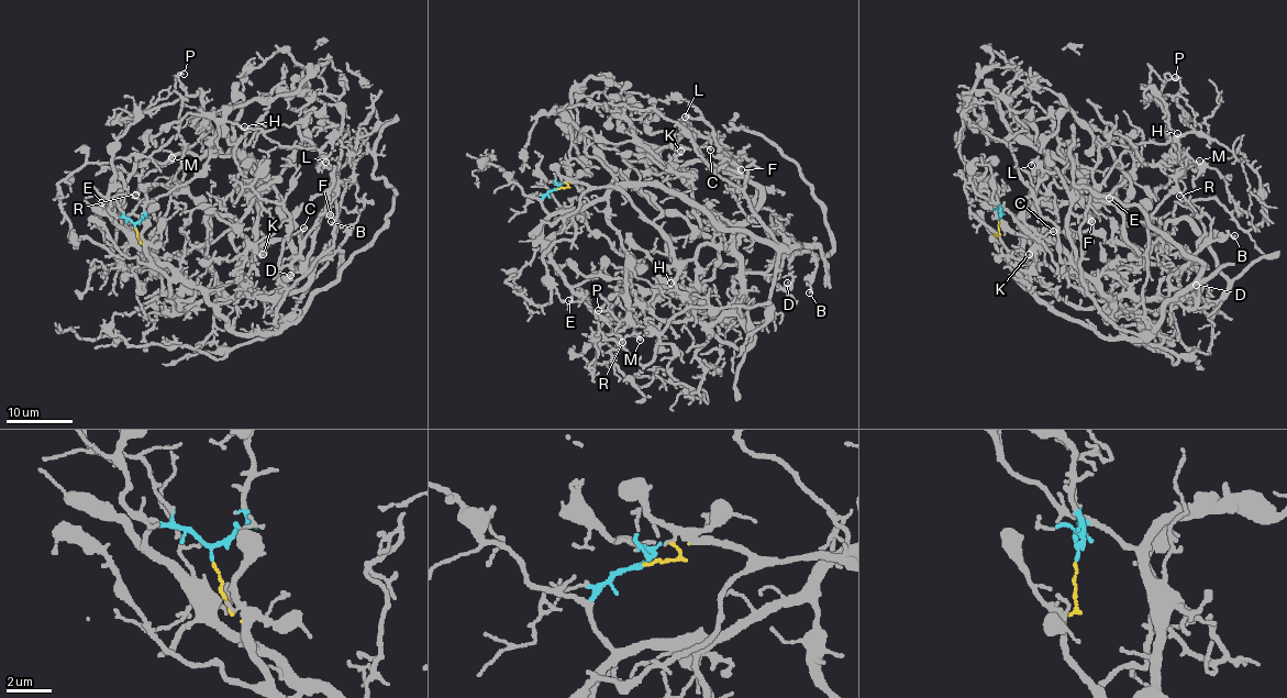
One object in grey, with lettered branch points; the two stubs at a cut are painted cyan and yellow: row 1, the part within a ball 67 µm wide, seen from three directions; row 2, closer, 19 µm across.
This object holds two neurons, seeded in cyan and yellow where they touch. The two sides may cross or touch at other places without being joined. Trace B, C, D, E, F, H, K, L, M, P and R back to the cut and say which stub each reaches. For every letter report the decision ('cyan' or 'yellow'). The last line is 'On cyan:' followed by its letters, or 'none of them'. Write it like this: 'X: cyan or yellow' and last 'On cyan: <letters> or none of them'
B: yellow
C: yellow
D: yellow
E: cyan
F: yellow
H: cyan
K: yellow
L: yellow
M: cyan
P: cyan
R: cyan
On cyan: E, H, M, P, R

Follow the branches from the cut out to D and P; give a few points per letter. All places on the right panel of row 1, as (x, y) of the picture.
D: (999, 220), (996, 245), (1016, 279), (1083, 309), (1110, 310), (1118, 286), (1190, 308), (1196, 284)
P: (999, 220), (1003, 209), (1097, 206), (1141, 164), (1175, 161), (1162, 98), (1177, 99), (1175, 77)

